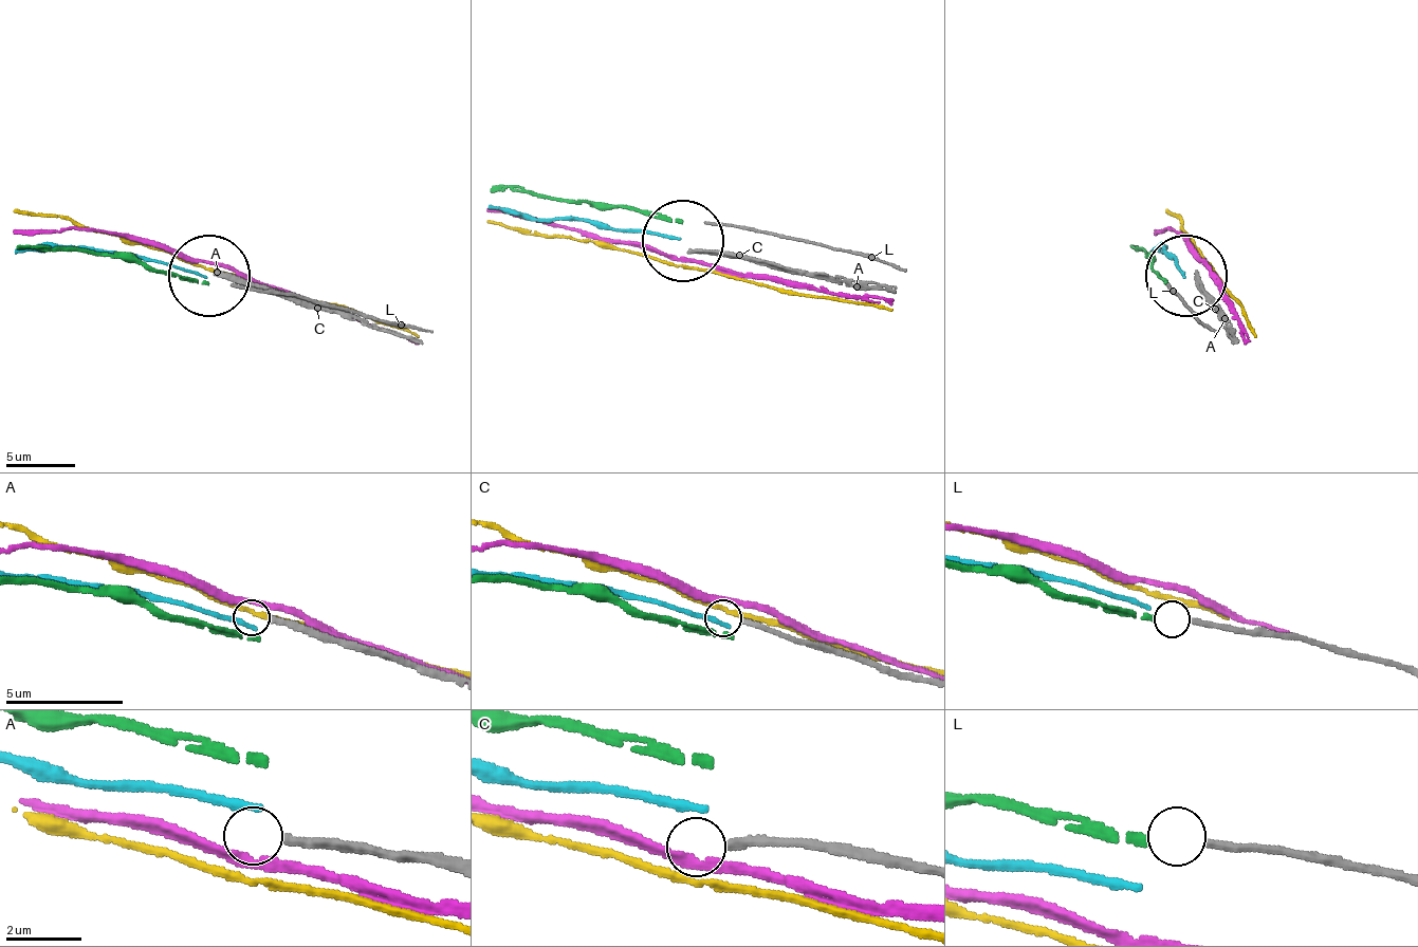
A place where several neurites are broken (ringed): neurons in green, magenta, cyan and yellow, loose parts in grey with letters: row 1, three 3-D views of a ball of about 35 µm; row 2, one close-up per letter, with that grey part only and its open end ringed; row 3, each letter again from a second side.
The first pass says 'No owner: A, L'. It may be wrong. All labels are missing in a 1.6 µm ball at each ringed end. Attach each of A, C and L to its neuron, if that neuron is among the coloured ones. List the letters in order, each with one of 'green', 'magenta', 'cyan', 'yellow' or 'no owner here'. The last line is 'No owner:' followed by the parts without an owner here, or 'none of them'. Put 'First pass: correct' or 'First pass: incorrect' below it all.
A: no owner here
C: no owner here
L: no owner here
No owner: A, C, L
First pass: incorrect

